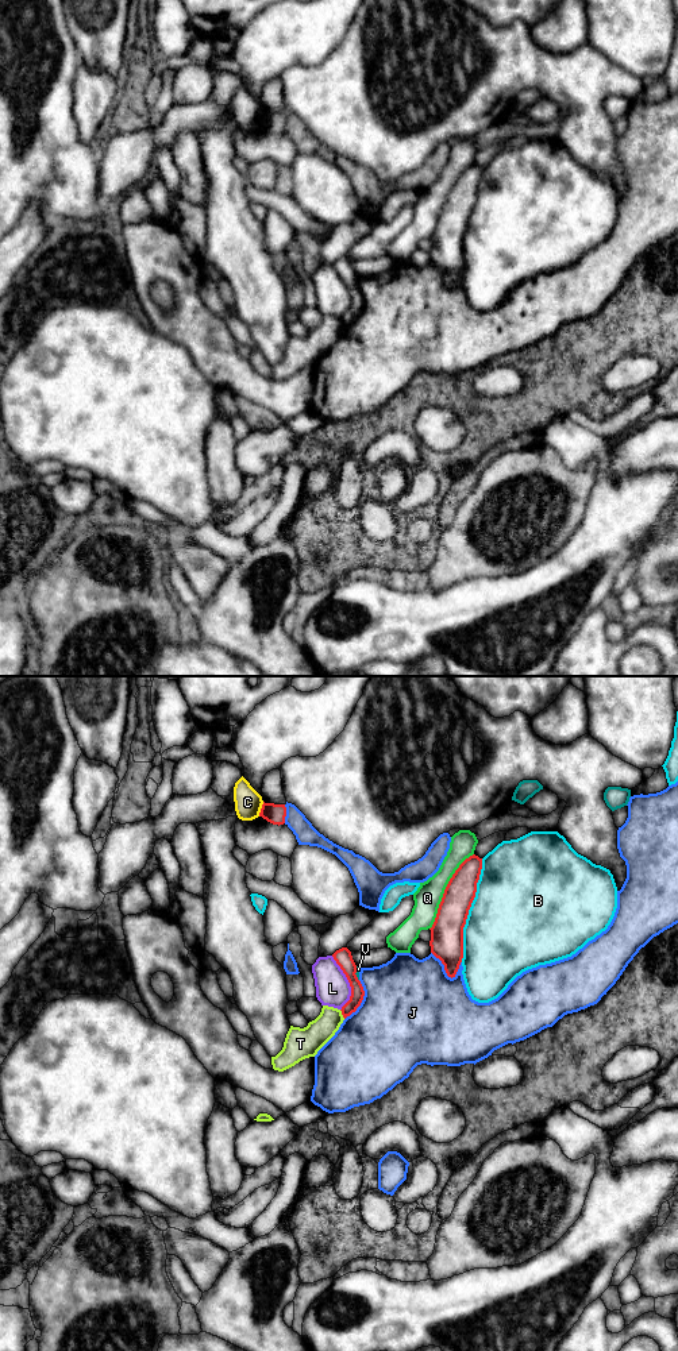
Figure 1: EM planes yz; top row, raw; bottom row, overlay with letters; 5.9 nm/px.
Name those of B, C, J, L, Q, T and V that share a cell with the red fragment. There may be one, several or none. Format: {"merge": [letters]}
{"merge": []}

